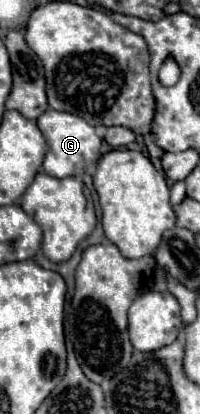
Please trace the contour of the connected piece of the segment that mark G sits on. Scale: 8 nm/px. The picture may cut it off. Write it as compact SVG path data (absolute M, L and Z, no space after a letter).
M47 109L37 119L37 127L43 133L47 147L49 147L45 161L43 161L43 171L47 175L51 175L51 177L77 177L77 175L83 175L85 171L91 171L95 167L95 163L99 161L101 139L95 133L95 127L89 125L85 119L71 115L71 113Z

